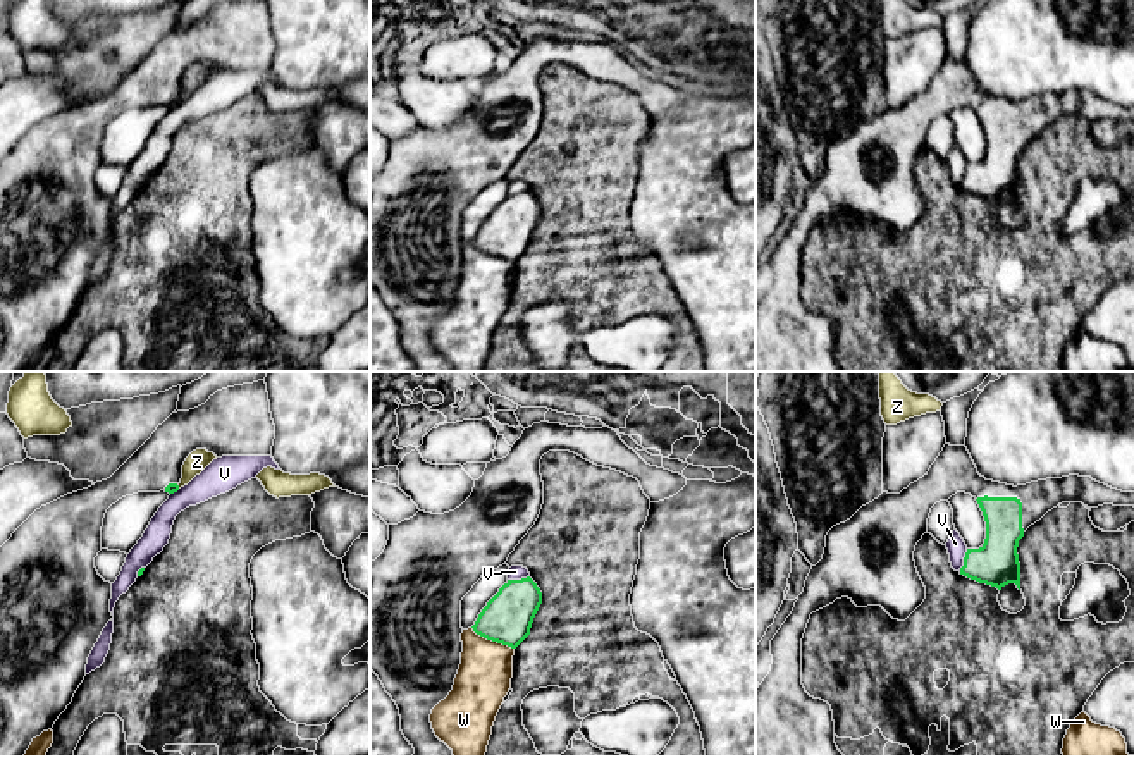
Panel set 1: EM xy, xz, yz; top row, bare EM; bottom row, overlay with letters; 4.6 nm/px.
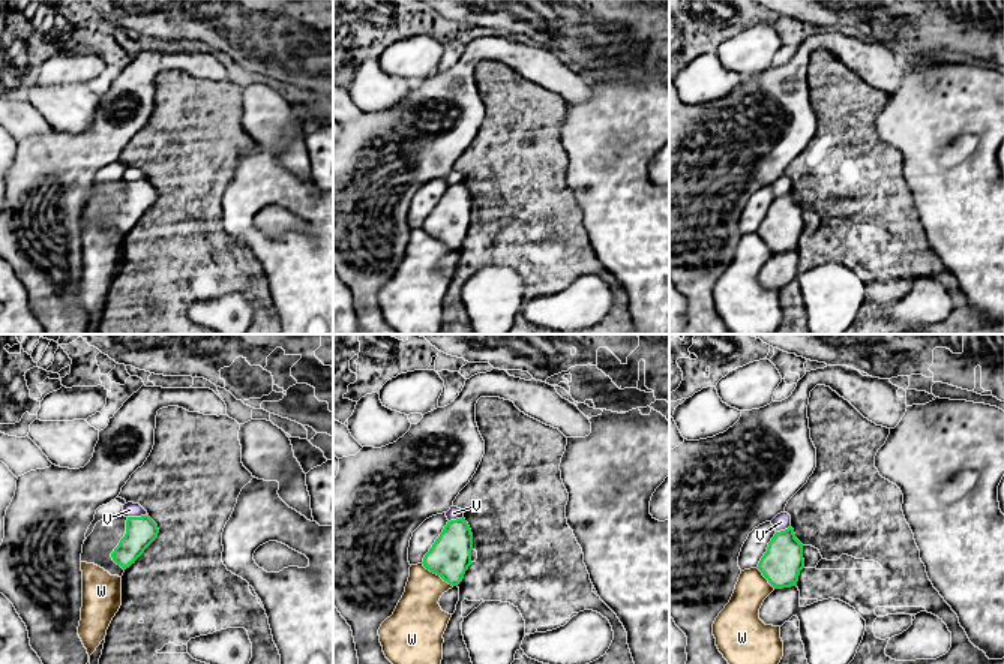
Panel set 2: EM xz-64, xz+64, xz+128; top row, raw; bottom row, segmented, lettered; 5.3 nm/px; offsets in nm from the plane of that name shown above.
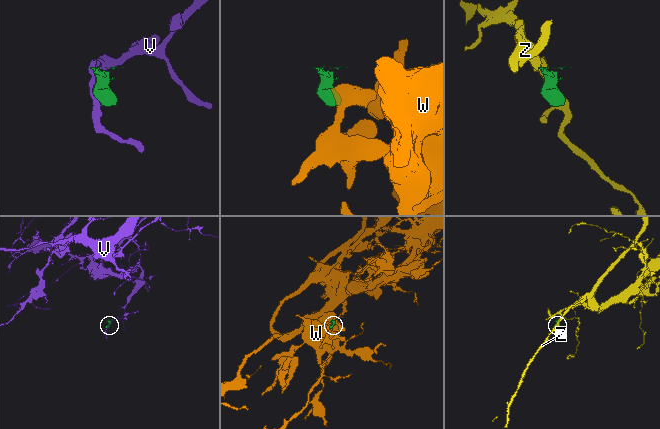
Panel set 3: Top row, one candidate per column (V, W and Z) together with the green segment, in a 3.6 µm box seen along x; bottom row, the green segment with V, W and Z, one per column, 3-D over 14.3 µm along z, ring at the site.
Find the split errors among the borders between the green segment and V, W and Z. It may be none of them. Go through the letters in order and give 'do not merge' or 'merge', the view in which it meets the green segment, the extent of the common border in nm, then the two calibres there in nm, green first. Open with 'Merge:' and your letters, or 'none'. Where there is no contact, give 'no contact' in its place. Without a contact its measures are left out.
Merge: none
V: do not merge | xz | 110 nm | 240/60 nm
W: do not merge | xz | 220 nm | 240/260 nm
Z: do not merge | xy | 30 nm | 50/100 nm

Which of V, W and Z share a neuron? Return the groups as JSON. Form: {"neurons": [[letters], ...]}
{"neurons": [["V"], ["W"], ["Z"]]}

